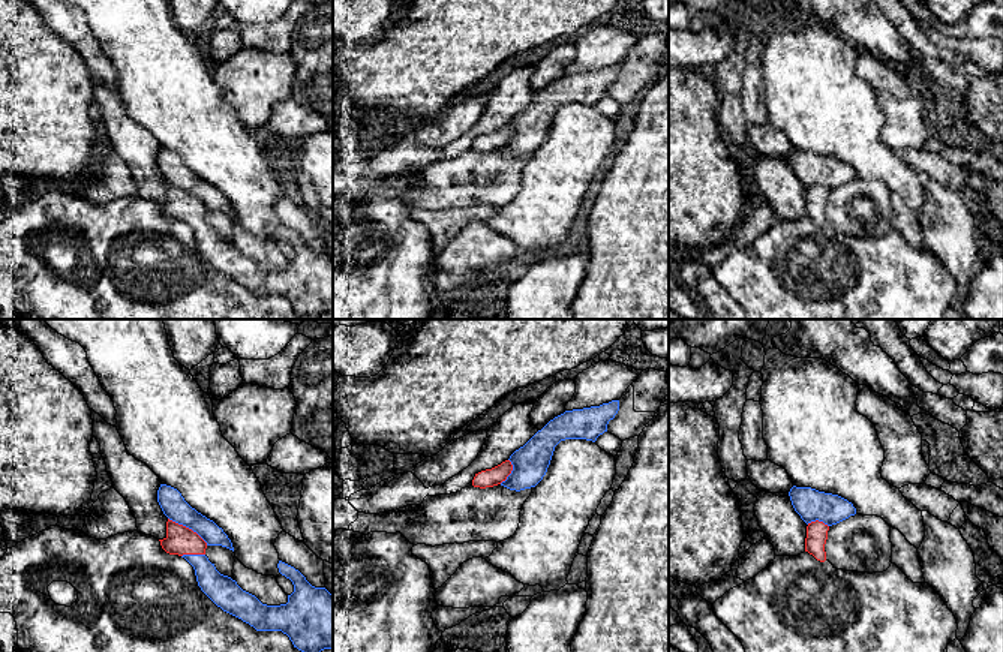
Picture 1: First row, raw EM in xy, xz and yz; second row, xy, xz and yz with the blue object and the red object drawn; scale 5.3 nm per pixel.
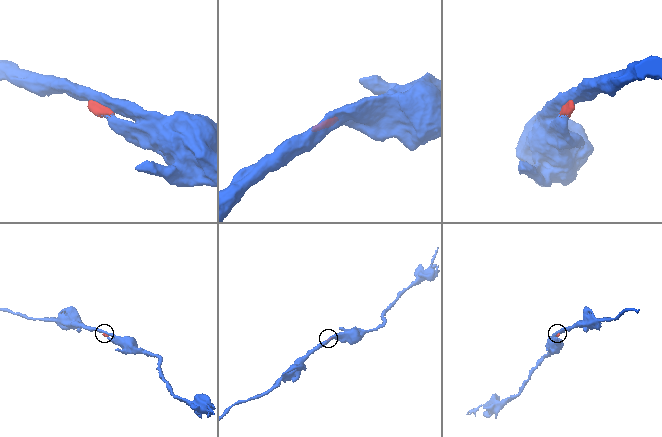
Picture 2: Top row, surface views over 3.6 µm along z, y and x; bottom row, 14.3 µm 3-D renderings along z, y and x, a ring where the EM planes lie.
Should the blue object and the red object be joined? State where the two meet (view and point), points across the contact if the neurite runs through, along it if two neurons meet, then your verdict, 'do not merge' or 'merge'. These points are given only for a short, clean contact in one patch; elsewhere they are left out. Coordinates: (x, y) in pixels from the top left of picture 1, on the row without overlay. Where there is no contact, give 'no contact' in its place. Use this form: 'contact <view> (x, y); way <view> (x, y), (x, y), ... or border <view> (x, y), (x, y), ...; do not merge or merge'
contact xy (188, 191); way xy (173, 168), (188, 191), (180, 204); merge

